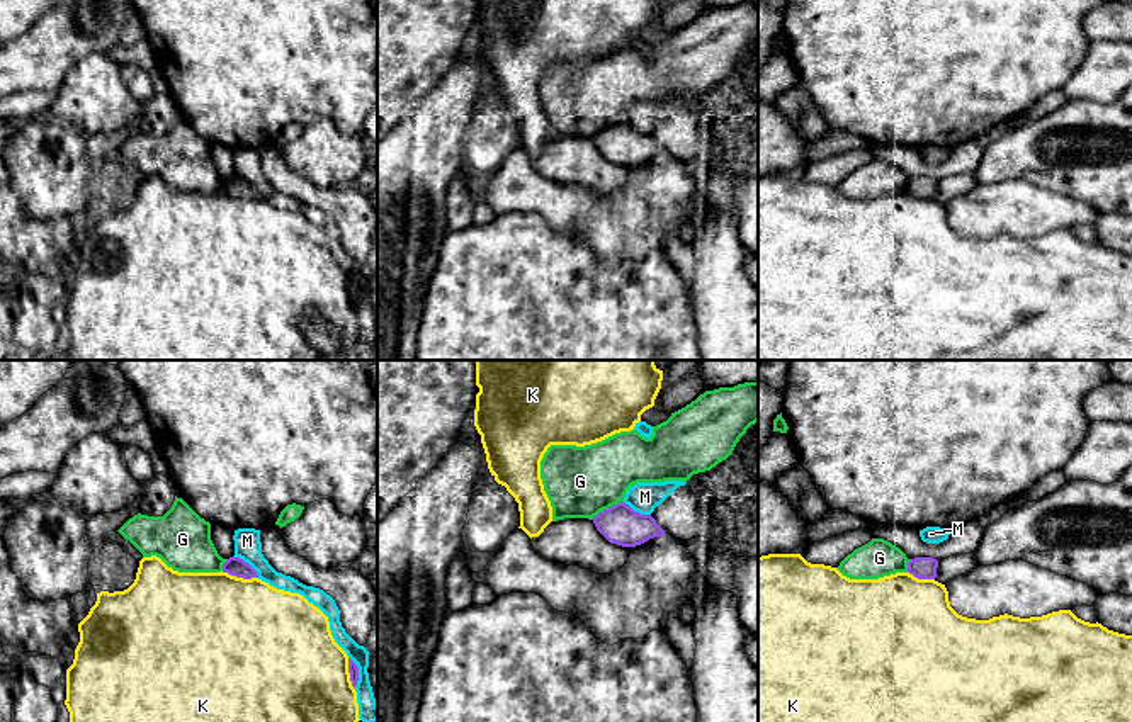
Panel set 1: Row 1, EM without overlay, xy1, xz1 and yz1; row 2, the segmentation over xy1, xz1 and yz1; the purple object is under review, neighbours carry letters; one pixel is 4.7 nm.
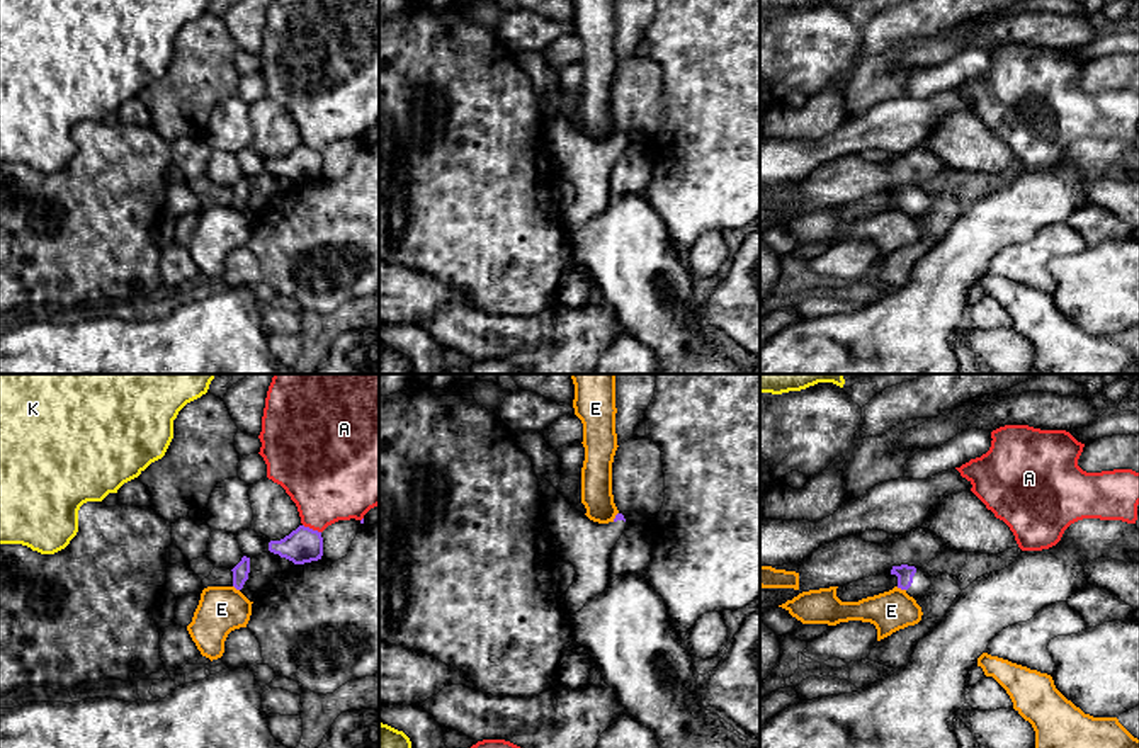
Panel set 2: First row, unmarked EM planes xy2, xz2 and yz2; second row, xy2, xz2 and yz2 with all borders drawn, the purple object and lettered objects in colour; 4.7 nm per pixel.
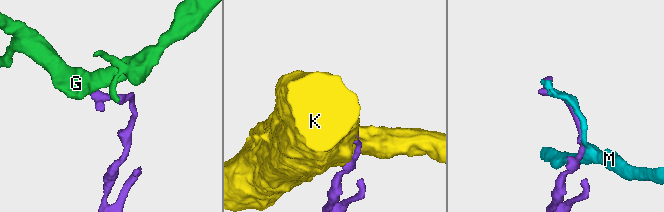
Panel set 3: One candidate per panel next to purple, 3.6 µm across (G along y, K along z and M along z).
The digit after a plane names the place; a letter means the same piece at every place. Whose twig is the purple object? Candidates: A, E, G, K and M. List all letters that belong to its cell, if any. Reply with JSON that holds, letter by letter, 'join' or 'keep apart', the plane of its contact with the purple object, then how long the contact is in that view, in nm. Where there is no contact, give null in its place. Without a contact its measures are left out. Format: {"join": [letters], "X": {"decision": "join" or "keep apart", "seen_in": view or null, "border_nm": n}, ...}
{"join": [], "A": {"decision": "keep apart", "seen_in": "xy2", "border_nm": 100}, "E": {"decision": "keep apart", "seen_in": "yz2", "border_nm": 50}, "G": {"decision": "keep apart", "seen_in": "xz1", "border_nm": 180}, "K": {"decision": "keep apart", "seen_in": "xy1", "border_nm": 180}, "M": {"decision": "keep apart", "seen_in": "xy1", "border_nm": 160}}

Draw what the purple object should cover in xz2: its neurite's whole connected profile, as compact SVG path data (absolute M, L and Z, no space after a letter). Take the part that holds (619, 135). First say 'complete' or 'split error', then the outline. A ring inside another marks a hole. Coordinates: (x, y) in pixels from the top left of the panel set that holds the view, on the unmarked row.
split error; M559 112L547 129L547 143L559 178L575 185L575 201L566 211L568 236L602 212L610 199L610 172L626 150L617 133L609 143L590 139Z

